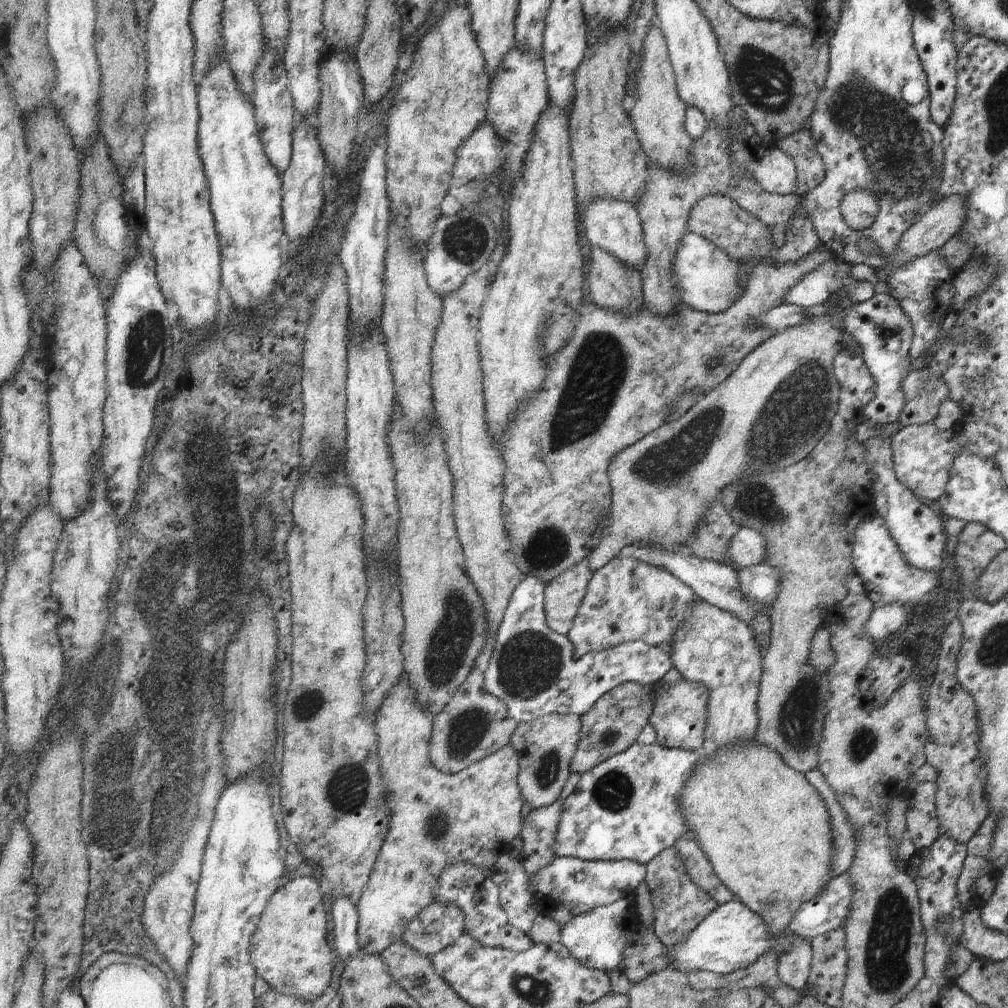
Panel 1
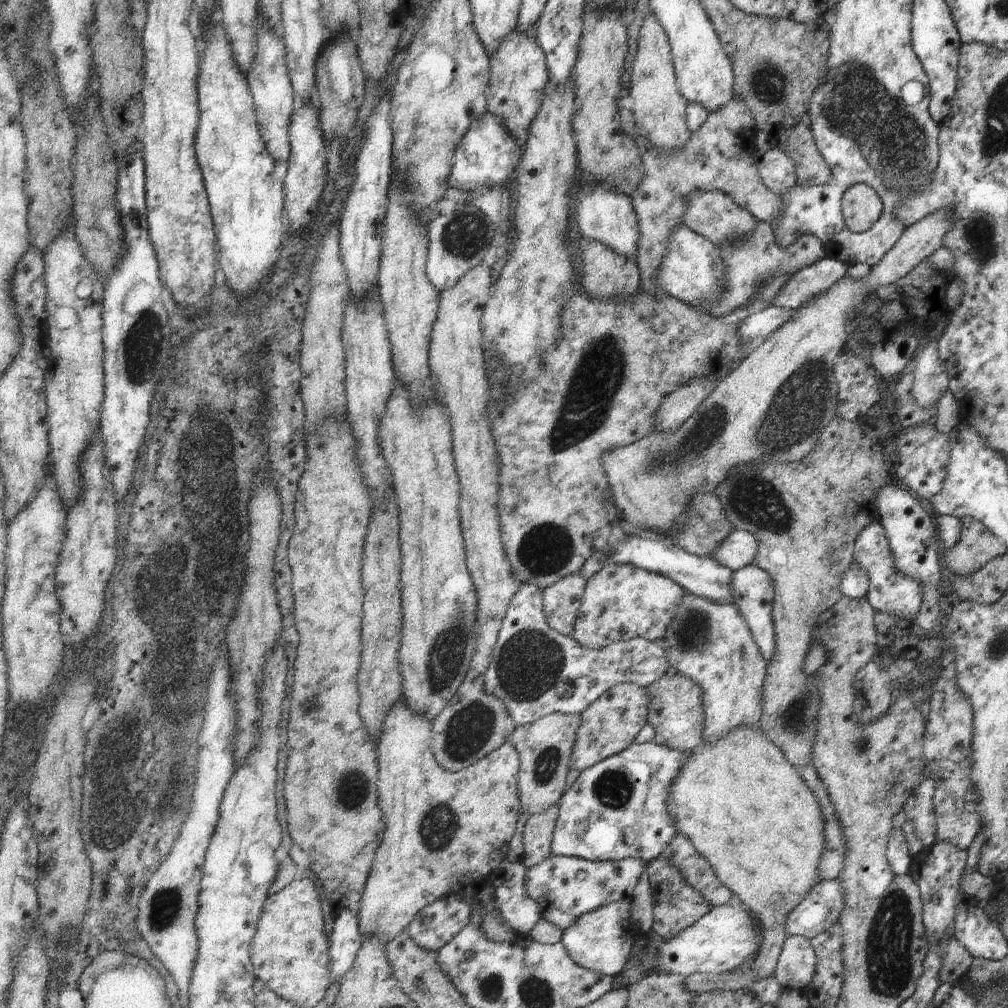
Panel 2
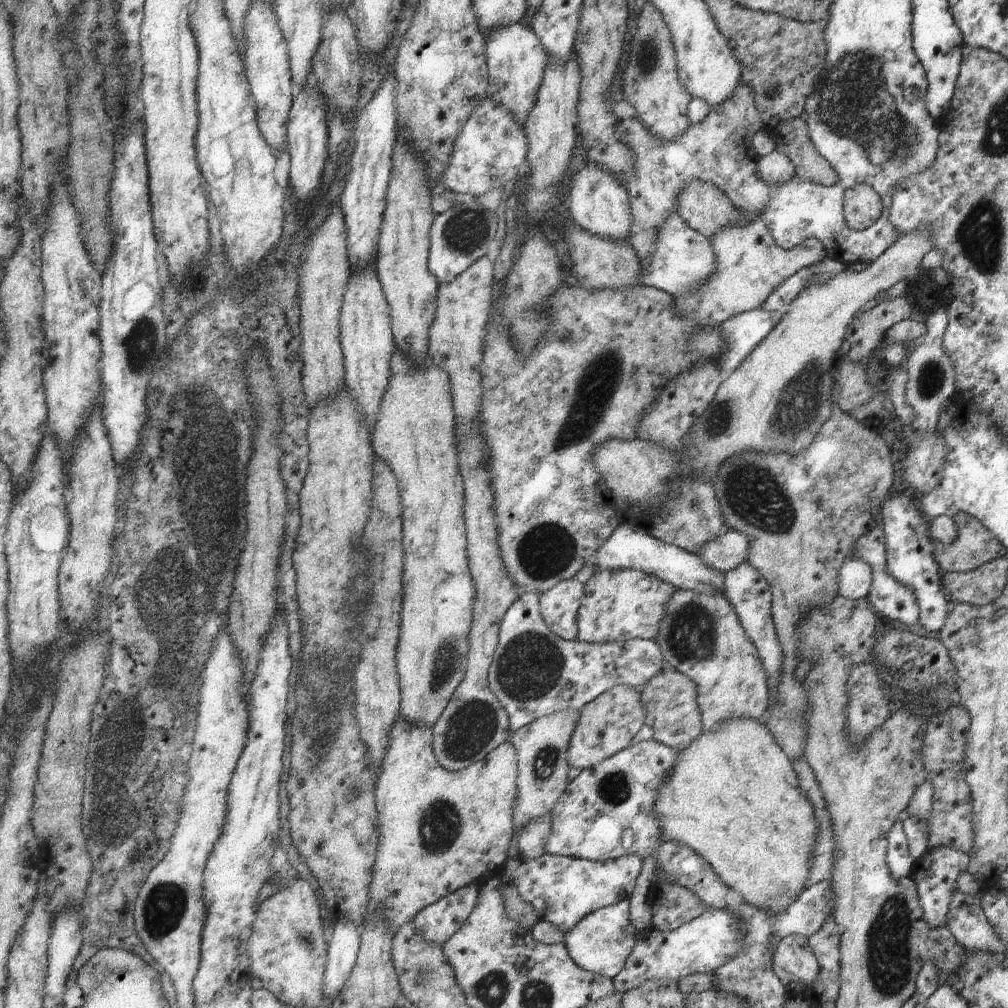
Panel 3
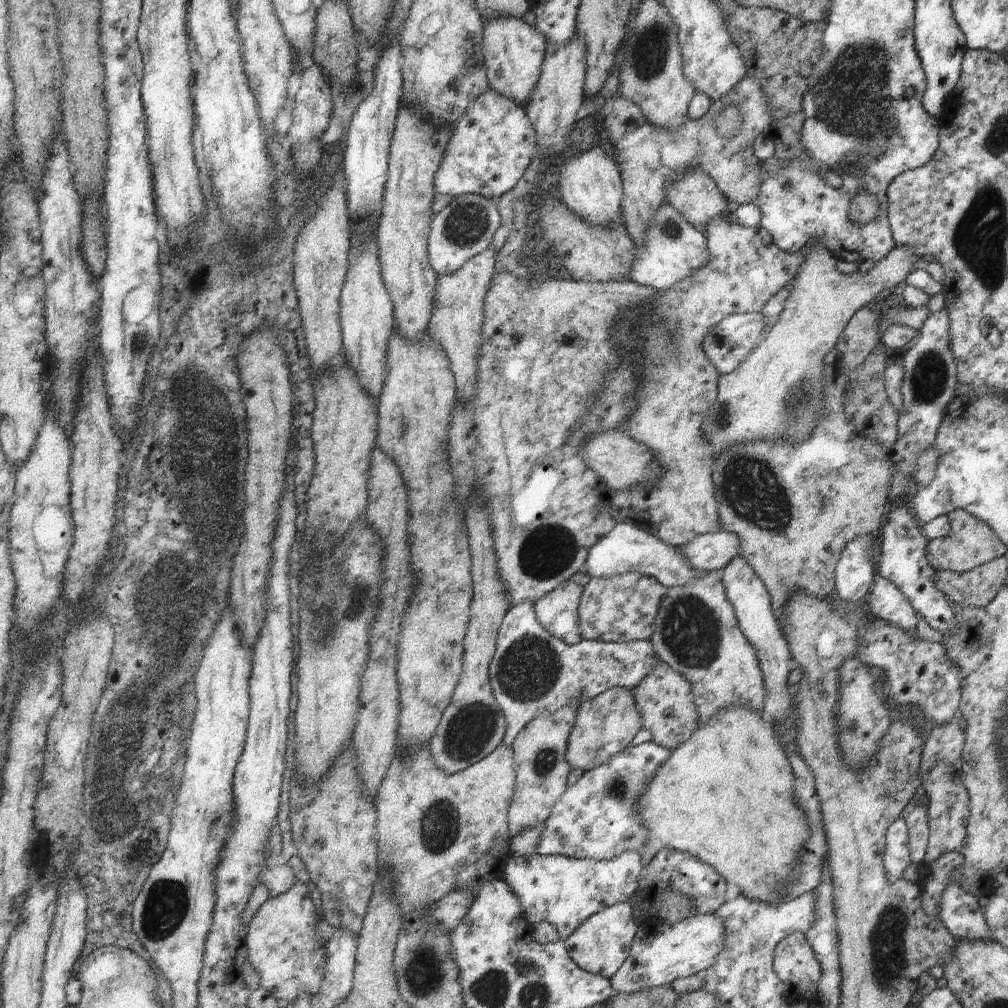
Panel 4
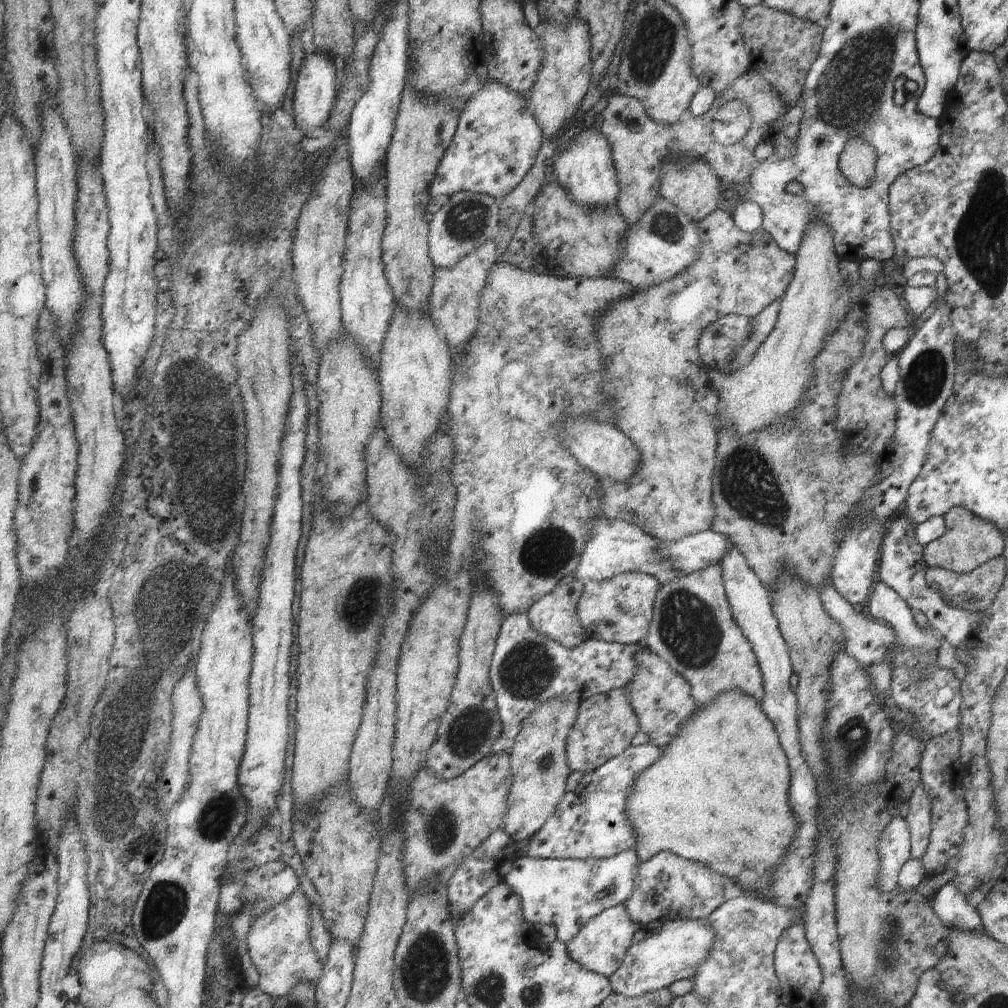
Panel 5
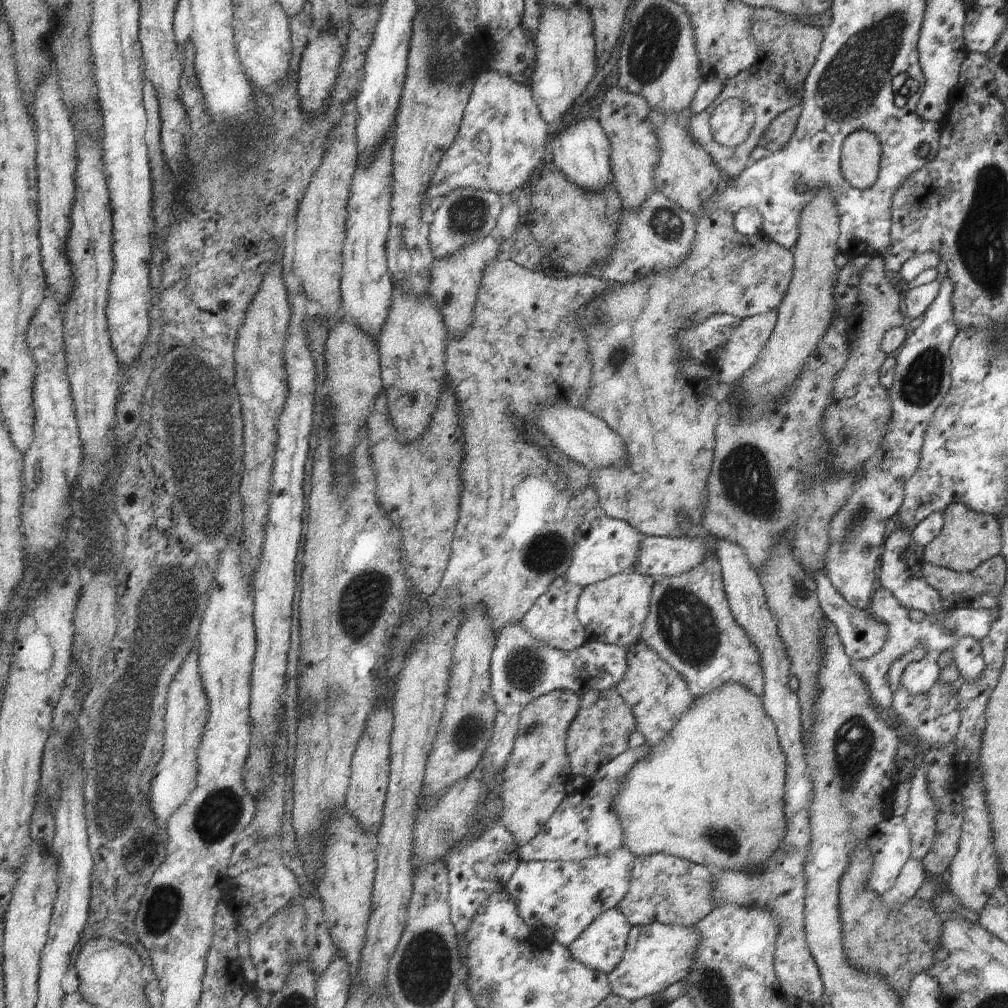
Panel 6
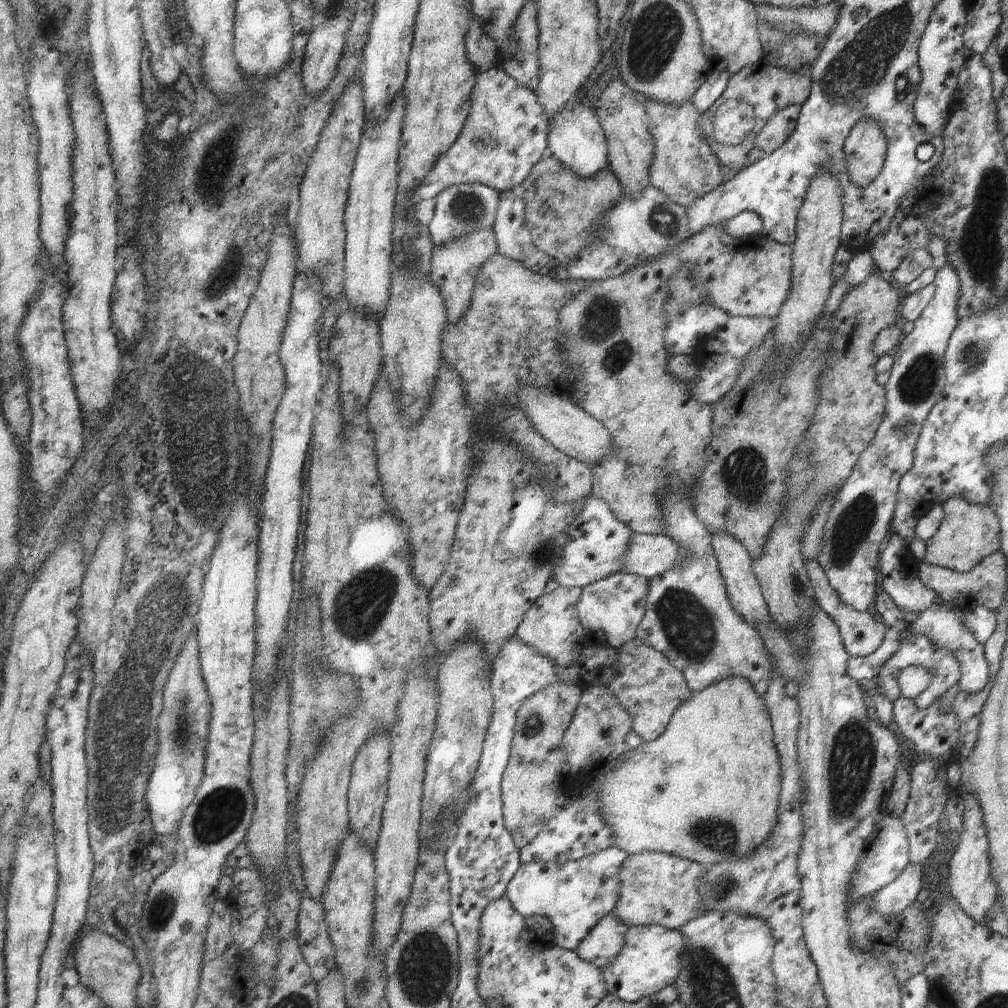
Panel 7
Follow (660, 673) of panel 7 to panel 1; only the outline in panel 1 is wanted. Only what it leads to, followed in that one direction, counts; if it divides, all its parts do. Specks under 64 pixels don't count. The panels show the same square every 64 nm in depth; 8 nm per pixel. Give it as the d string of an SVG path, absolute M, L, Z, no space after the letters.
M683 679L677 683L655 684L657 699L650 724L657 734L656 744L671 749L701 751L706 720L707 690L699 682Z

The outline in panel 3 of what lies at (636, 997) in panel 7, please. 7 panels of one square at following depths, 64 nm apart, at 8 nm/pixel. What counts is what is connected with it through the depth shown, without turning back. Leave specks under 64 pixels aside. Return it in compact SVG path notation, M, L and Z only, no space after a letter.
M707 909L692 922L683 924L675 931L663 931L658 927L651 926L649 929L638 933L634 952L626 961L626 968L615 978L614 986L617 993L627 993L632 989L643 987L648 981L679 981L683 976L691 974L711 974L718 967L722 967L728 959L731 959L735 952L742 947L742 937L734 917L723 909Z

